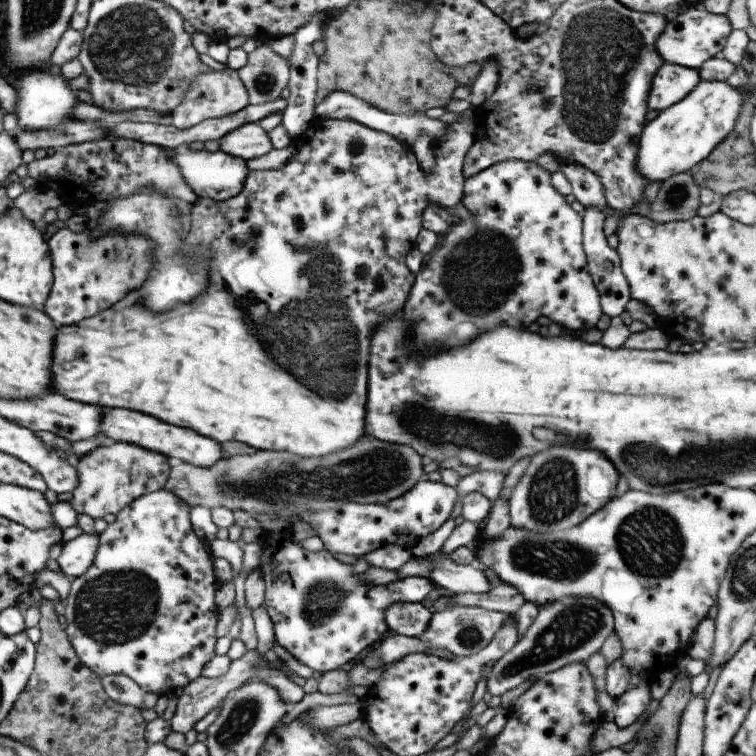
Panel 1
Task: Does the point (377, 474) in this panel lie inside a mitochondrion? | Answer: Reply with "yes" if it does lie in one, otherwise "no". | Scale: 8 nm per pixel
yes

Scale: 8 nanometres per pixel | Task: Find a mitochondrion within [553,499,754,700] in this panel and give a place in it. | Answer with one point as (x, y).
(647, 539)

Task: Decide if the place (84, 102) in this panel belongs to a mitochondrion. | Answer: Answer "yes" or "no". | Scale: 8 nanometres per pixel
no

